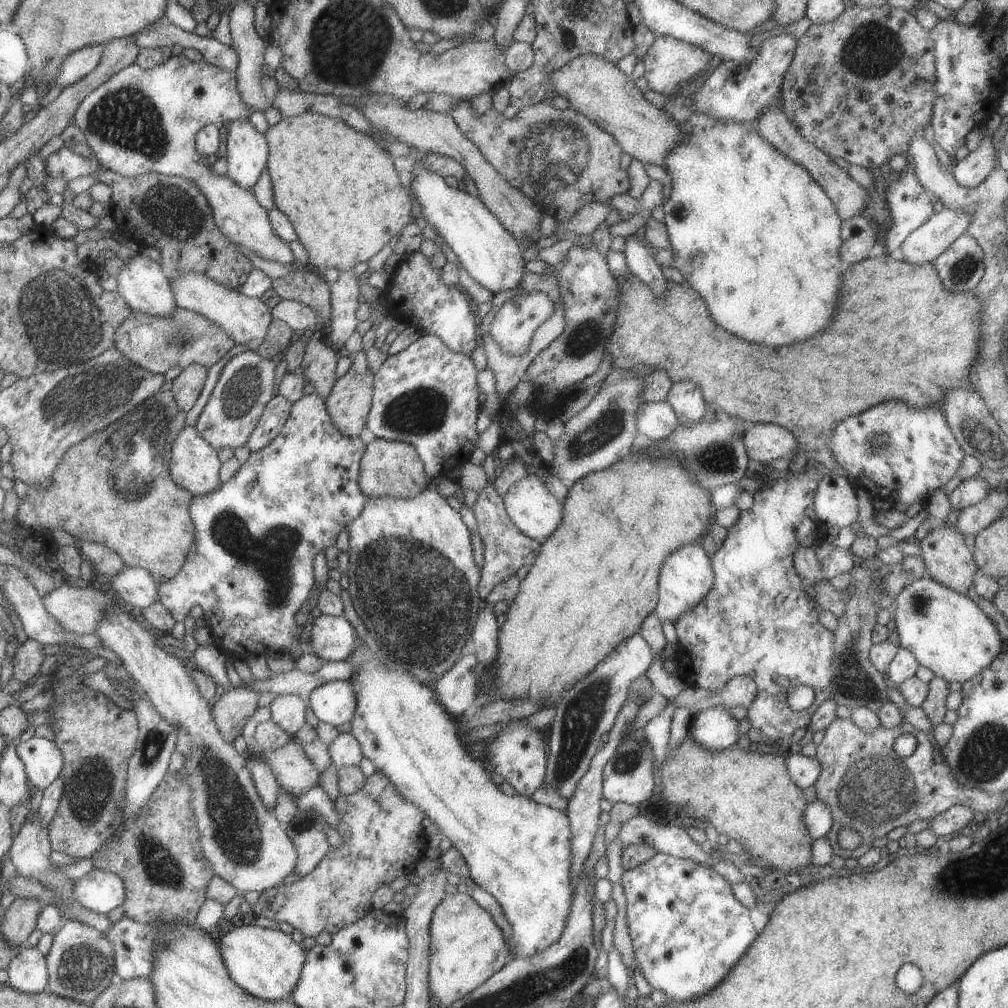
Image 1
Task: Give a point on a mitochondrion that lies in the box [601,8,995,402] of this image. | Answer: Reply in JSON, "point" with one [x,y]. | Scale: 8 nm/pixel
{"point":[872,50]}

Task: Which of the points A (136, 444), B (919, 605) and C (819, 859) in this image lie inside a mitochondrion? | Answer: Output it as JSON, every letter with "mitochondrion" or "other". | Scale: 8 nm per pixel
{"A":"mitochondrion","B":"mitochondrion","C":"other"}

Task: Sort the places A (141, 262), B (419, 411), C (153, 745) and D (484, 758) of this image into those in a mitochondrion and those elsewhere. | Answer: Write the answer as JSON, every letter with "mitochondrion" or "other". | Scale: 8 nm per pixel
{"A":"other","B":"mitochondrion","C":"mitochondrion","D":"other"}

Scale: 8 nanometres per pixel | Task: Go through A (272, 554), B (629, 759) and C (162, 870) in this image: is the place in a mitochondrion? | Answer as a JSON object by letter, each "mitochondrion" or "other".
{"A":"mitochondrion","B":"mitochondrion","C":"mitochondrion"}

